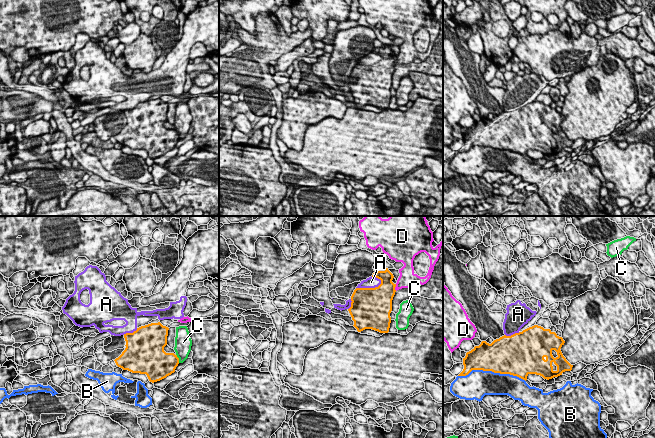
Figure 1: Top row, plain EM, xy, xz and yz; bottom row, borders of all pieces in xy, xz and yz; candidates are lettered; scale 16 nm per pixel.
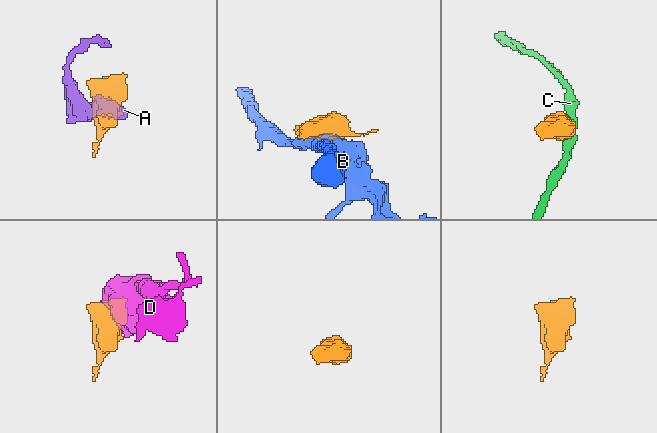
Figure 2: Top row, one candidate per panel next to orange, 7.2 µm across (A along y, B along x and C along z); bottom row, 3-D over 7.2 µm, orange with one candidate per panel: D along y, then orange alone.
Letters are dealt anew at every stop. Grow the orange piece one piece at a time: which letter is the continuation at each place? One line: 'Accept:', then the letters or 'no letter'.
Accept: no letter

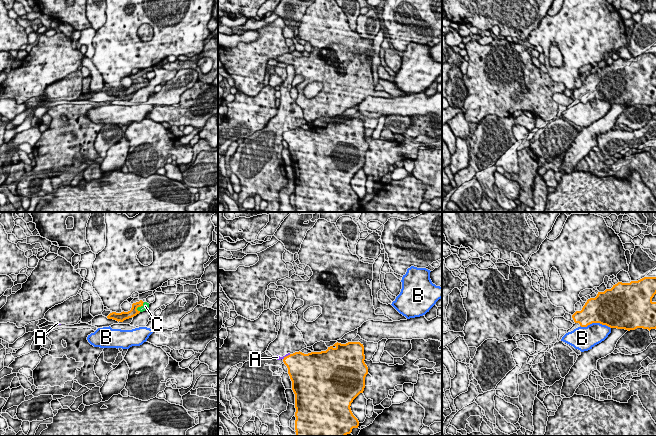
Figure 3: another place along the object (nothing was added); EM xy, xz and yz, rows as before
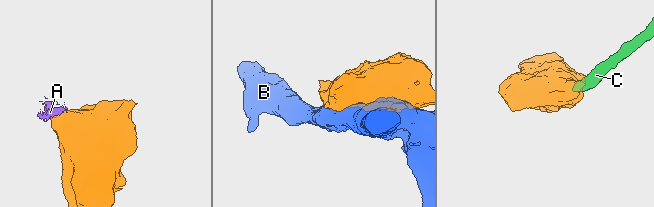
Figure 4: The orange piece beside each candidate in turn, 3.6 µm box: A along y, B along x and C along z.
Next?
Accept: C

